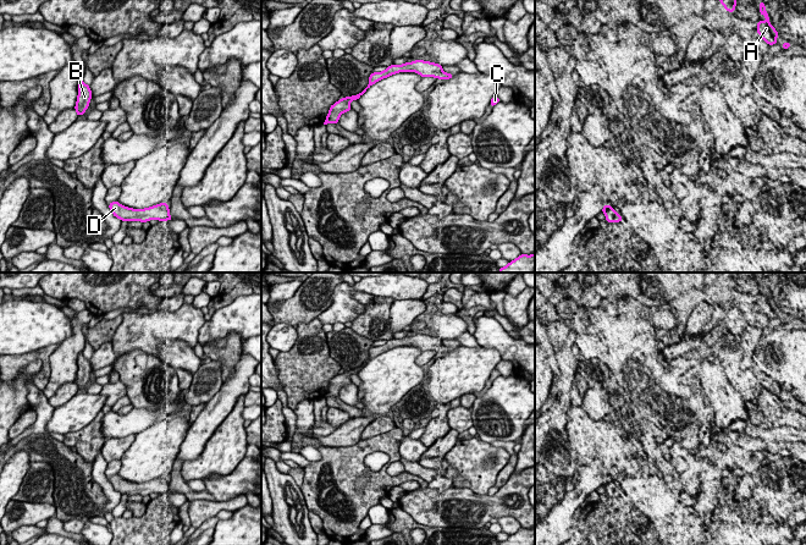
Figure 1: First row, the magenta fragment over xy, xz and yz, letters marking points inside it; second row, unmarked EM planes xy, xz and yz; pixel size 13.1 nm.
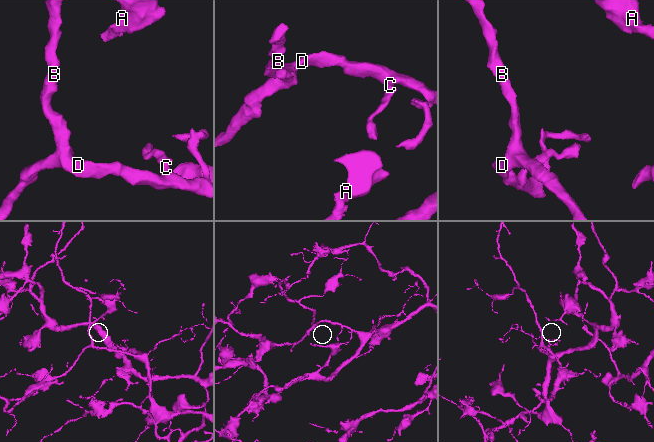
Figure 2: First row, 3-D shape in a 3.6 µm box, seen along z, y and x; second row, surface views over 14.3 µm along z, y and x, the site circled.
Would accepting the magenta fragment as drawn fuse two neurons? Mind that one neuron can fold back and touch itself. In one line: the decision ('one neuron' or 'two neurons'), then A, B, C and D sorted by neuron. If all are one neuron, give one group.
one neuron; A B C D

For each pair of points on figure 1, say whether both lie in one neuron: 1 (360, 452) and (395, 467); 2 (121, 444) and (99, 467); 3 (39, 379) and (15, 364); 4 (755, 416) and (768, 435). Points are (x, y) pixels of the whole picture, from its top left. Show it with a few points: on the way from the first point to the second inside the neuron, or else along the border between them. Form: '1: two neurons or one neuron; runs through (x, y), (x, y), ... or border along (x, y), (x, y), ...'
1: two neurons; border along (386, 468), (391, 475), (398, 475), (404, 471)
2: two neurons; border along (100, 452), (108, 462)
3: one neuron; runs through (32, 378), (21, 375), (17, 372)
4: two neurons; border along (746, 419), (758, 425)

